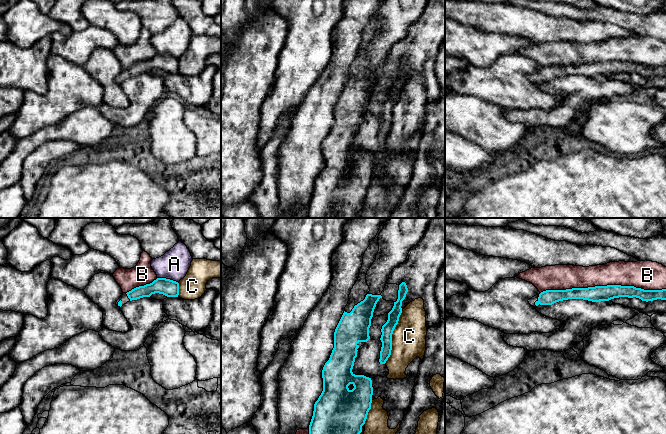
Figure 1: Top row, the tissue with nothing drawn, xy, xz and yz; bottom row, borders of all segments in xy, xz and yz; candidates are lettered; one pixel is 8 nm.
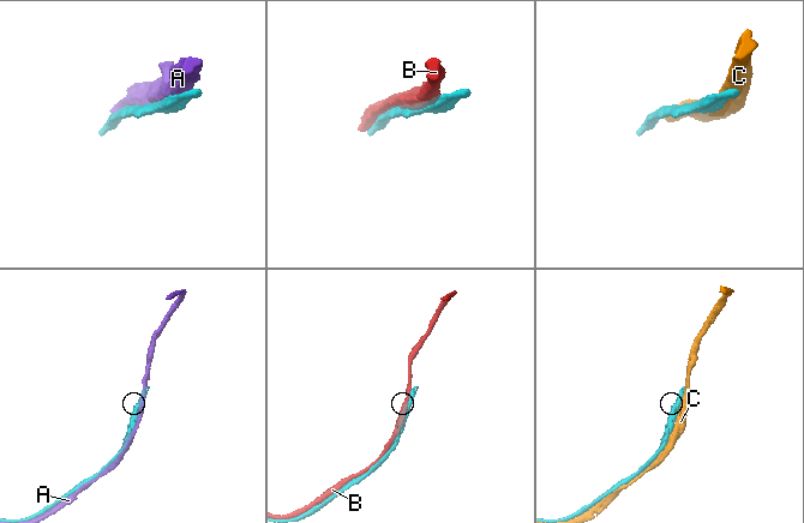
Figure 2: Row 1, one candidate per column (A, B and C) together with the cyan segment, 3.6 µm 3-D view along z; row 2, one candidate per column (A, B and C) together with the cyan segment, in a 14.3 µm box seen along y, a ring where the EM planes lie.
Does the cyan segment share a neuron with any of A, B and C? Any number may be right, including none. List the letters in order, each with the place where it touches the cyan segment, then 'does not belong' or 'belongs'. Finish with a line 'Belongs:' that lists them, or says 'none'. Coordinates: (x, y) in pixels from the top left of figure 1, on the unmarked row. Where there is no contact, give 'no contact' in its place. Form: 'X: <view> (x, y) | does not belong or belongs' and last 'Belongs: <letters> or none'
A: xy (167, 55) | does not belong
B: yz (602, 62) | does not belong
C: xz (391, 113) | does not belong
Belongs: none

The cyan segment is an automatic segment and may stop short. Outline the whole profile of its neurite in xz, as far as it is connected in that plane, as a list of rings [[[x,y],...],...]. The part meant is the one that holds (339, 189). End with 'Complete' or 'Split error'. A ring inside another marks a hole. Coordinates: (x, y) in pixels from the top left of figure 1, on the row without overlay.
[[[382,0],[376,13],[370,18],[364,29],[359,53],[349,71],[348,80],[334,108],[334,124],[322,146],[323,167],[314,180],[313,192],[309,201],[308,218],[357,218],[362,202],[371,185],[373,163],[372,156],[364,151],[352,148],[359,118],[370,115],[369,104],[377,78],[381,71],[372,71],[366,58],[368,45],[376,36],[379,27],[378,12],[385,0]]]. Split error

